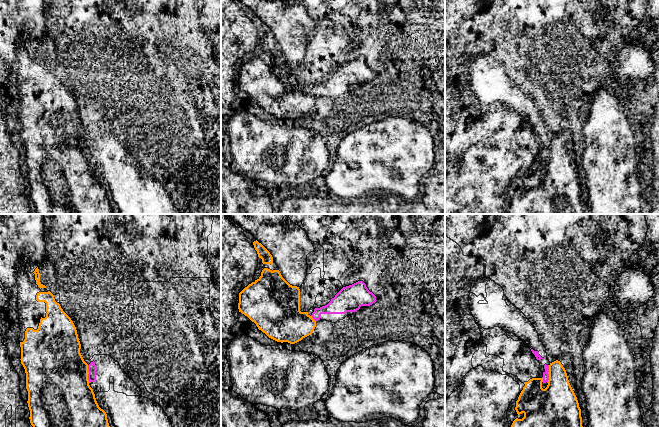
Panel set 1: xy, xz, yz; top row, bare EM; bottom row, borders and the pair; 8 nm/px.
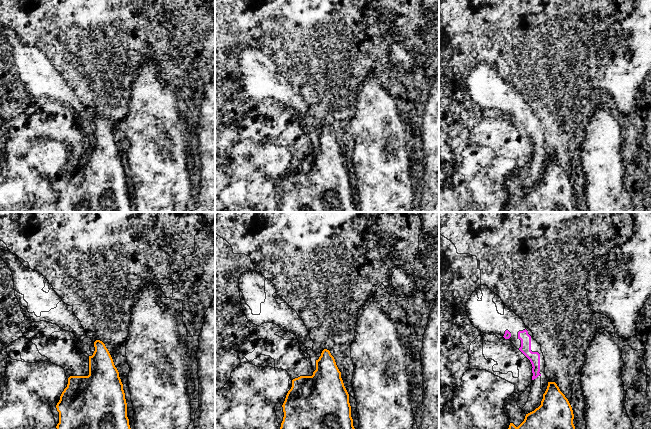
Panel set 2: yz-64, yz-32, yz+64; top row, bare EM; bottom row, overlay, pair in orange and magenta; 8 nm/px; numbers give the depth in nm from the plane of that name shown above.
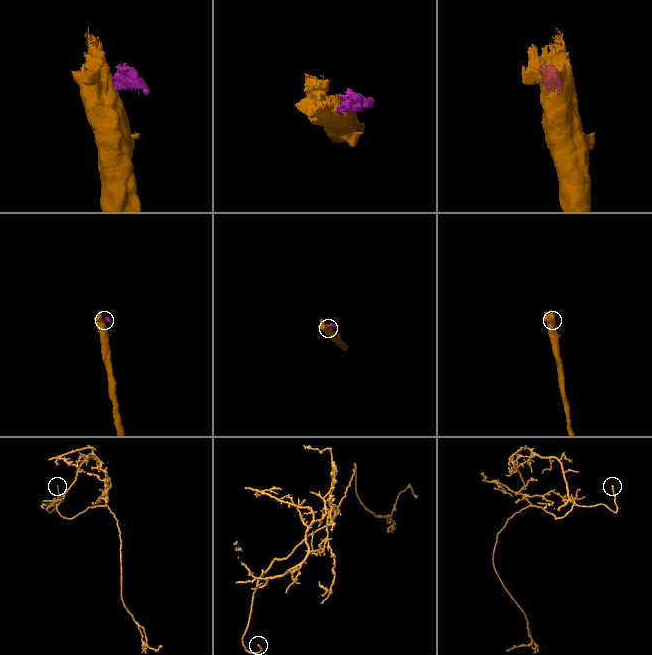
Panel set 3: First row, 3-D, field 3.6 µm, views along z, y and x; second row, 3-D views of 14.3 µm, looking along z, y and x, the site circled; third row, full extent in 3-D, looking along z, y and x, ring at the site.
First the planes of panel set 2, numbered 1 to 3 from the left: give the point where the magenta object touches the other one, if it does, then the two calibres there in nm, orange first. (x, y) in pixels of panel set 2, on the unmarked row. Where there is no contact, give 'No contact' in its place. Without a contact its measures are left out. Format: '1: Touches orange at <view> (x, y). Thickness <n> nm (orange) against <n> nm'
1: No contact
2: No contact
3: No contact

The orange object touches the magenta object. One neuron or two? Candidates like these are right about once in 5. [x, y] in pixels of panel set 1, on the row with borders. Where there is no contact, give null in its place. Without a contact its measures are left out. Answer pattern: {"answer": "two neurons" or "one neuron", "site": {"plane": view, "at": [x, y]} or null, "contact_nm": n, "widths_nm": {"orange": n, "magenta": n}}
{"answer": "two neurons", "site": {"plane": "xy", "at": [88, 373]}, "contact_nm": 150, "widths_nm": {"orange": 500, "magenta": 60}}

